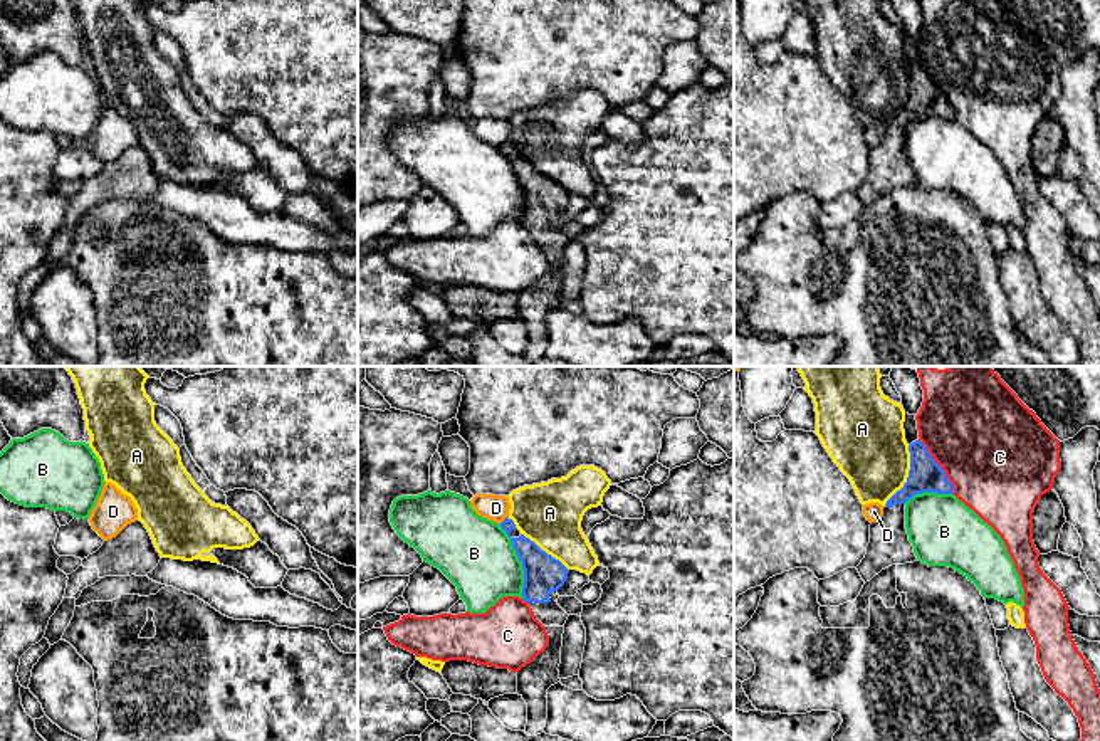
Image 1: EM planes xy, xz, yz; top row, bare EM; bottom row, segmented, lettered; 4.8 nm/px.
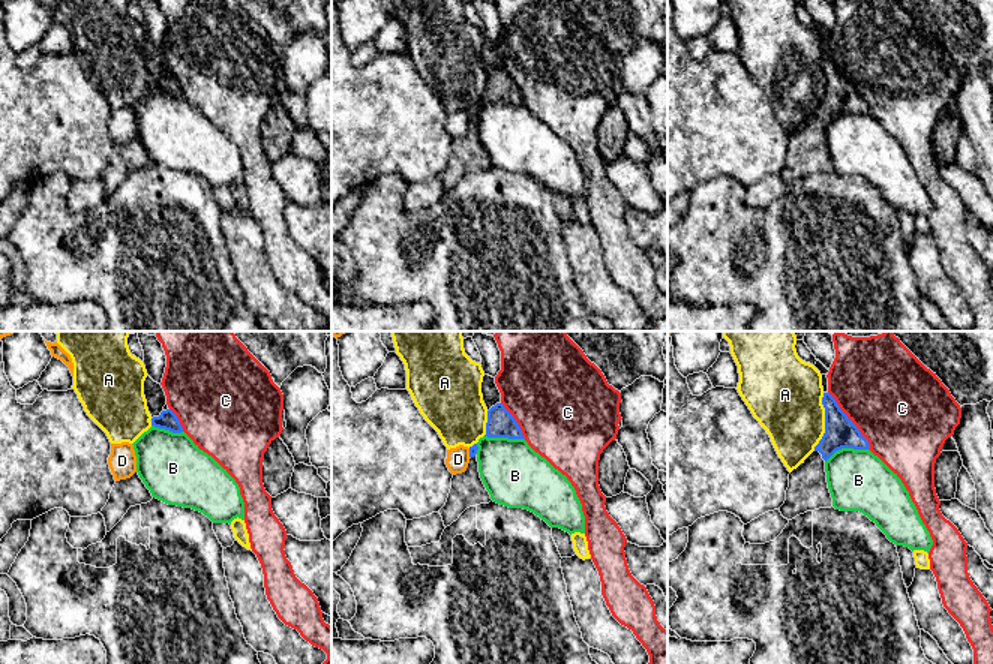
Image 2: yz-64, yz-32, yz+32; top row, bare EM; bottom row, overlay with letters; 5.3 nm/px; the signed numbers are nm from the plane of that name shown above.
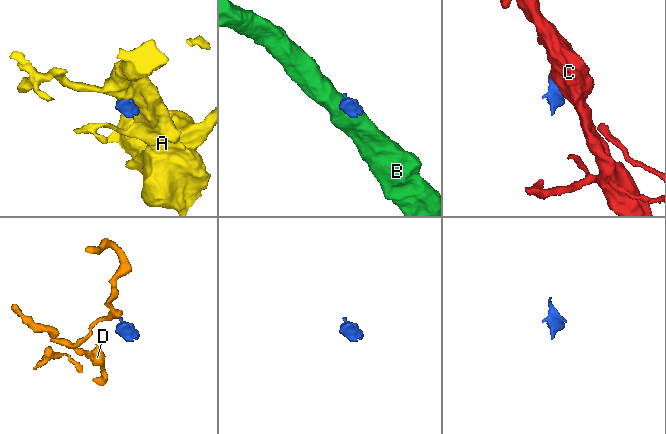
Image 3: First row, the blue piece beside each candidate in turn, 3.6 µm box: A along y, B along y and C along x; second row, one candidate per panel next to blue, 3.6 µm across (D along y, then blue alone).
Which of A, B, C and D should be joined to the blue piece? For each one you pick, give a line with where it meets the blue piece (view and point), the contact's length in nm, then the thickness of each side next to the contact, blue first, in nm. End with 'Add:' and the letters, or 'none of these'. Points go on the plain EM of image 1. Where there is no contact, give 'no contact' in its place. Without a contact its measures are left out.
Add: none of these

